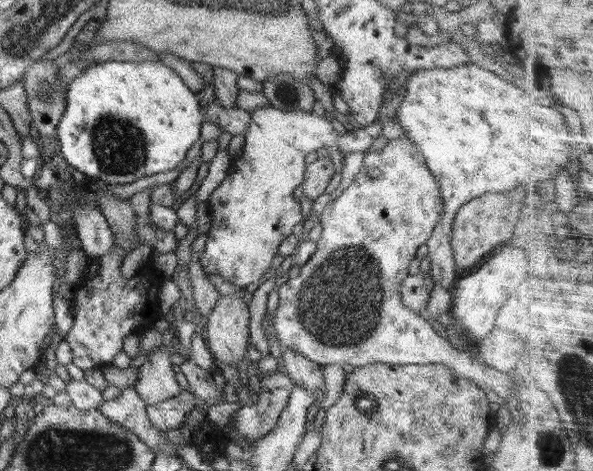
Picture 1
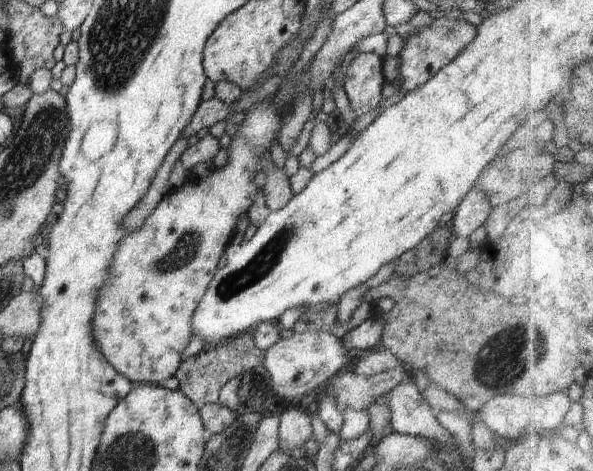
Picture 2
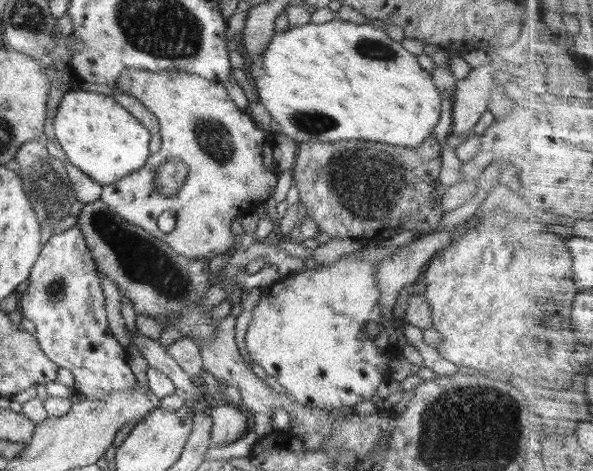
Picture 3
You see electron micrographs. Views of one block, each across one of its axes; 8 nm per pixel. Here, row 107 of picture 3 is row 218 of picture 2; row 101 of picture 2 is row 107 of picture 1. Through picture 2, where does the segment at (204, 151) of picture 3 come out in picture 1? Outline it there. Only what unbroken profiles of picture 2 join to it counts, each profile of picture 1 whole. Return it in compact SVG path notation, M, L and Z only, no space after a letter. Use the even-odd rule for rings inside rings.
M270 106L258 108L251 114L252 122L246 131L242 158L234 166L229 166L225 180L208 200L212 226L207 233L205 250L199 254L204 274L217 274L242 289L264 276L272 259L278 254L280 242L291 234L294 226L305 220L301 214L300 202L294 200L294 189L303 184L305 177L305 157L319 148L330 149L333 146L343 154L366 154L383 130L382 123L375 122L355 131L338 132L327 115L317 116L313 112L304 111L284 112Z

